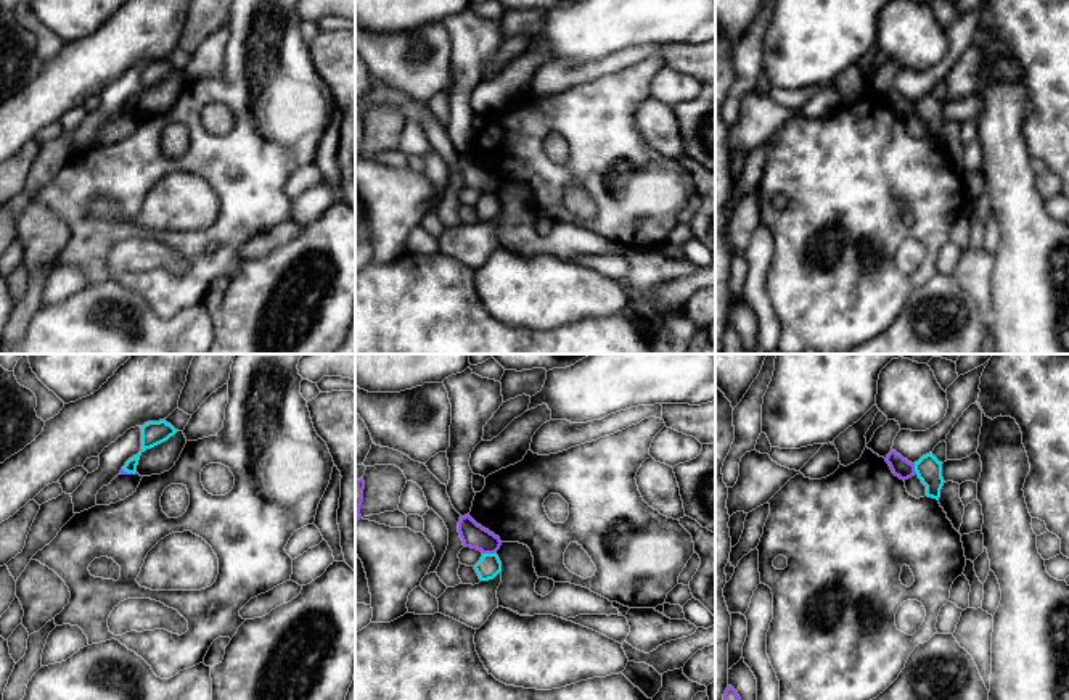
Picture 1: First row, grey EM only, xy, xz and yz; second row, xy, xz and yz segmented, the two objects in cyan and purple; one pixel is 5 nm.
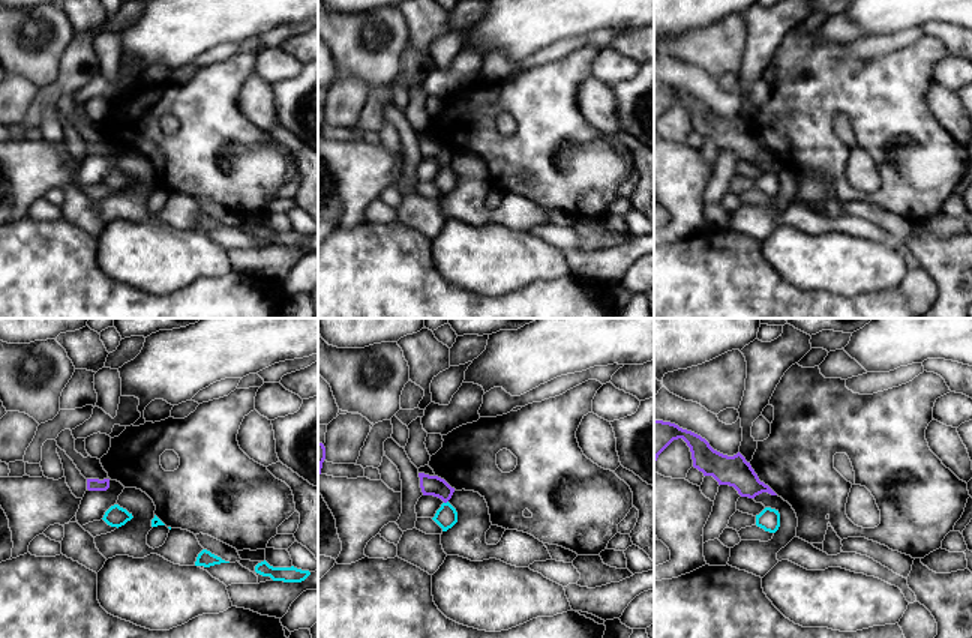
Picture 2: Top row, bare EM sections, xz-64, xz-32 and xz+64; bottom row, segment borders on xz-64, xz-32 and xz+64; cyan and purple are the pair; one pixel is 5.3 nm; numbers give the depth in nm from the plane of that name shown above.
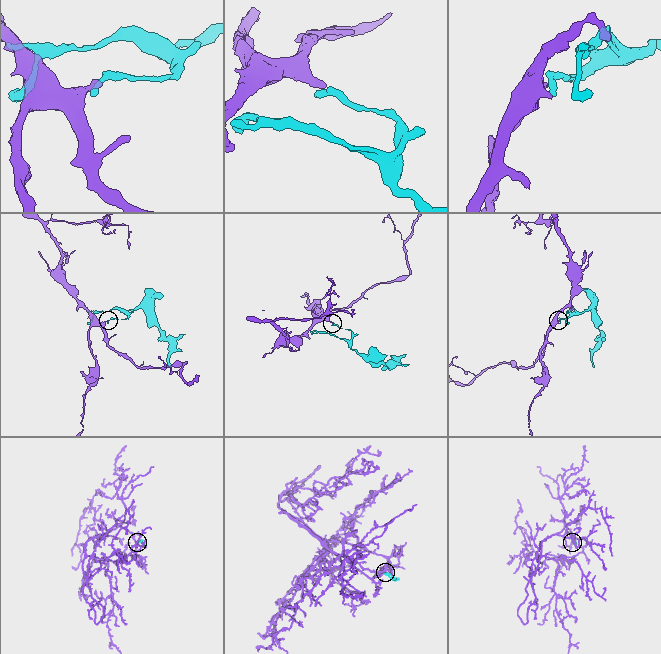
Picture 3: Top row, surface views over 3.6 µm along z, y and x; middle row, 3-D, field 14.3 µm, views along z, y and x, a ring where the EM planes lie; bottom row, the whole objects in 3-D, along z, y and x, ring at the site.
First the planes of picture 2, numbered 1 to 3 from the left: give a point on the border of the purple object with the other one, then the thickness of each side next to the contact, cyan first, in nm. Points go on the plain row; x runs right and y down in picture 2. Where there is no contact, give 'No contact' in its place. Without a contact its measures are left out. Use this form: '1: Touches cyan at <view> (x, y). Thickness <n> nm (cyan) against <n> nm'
1: No contact
2: Touches cyan at xz-32 (447, 165). Thickness 120 nm (cyan) against 110 nm
3: No contact

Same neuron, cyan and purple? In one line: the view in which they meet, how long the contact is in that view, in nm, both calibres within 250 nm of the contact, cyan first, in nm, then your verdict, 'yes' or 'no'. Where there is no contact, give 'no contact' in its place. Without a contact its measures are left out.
xz | 70 nm | 120/120 nm | no

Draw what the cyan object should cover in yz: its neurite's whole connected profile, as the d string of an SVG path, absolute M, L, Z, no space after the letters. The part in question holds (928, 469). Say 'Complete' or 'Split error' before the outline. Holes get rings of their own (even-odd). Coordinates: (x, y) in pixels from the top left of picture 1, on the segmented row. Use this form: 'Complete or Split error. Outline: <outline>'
Complete. Outline: M929 452L915 462L915 471L926 486L926 496L939 500L940 489L945 483L942 478L942 462Z

